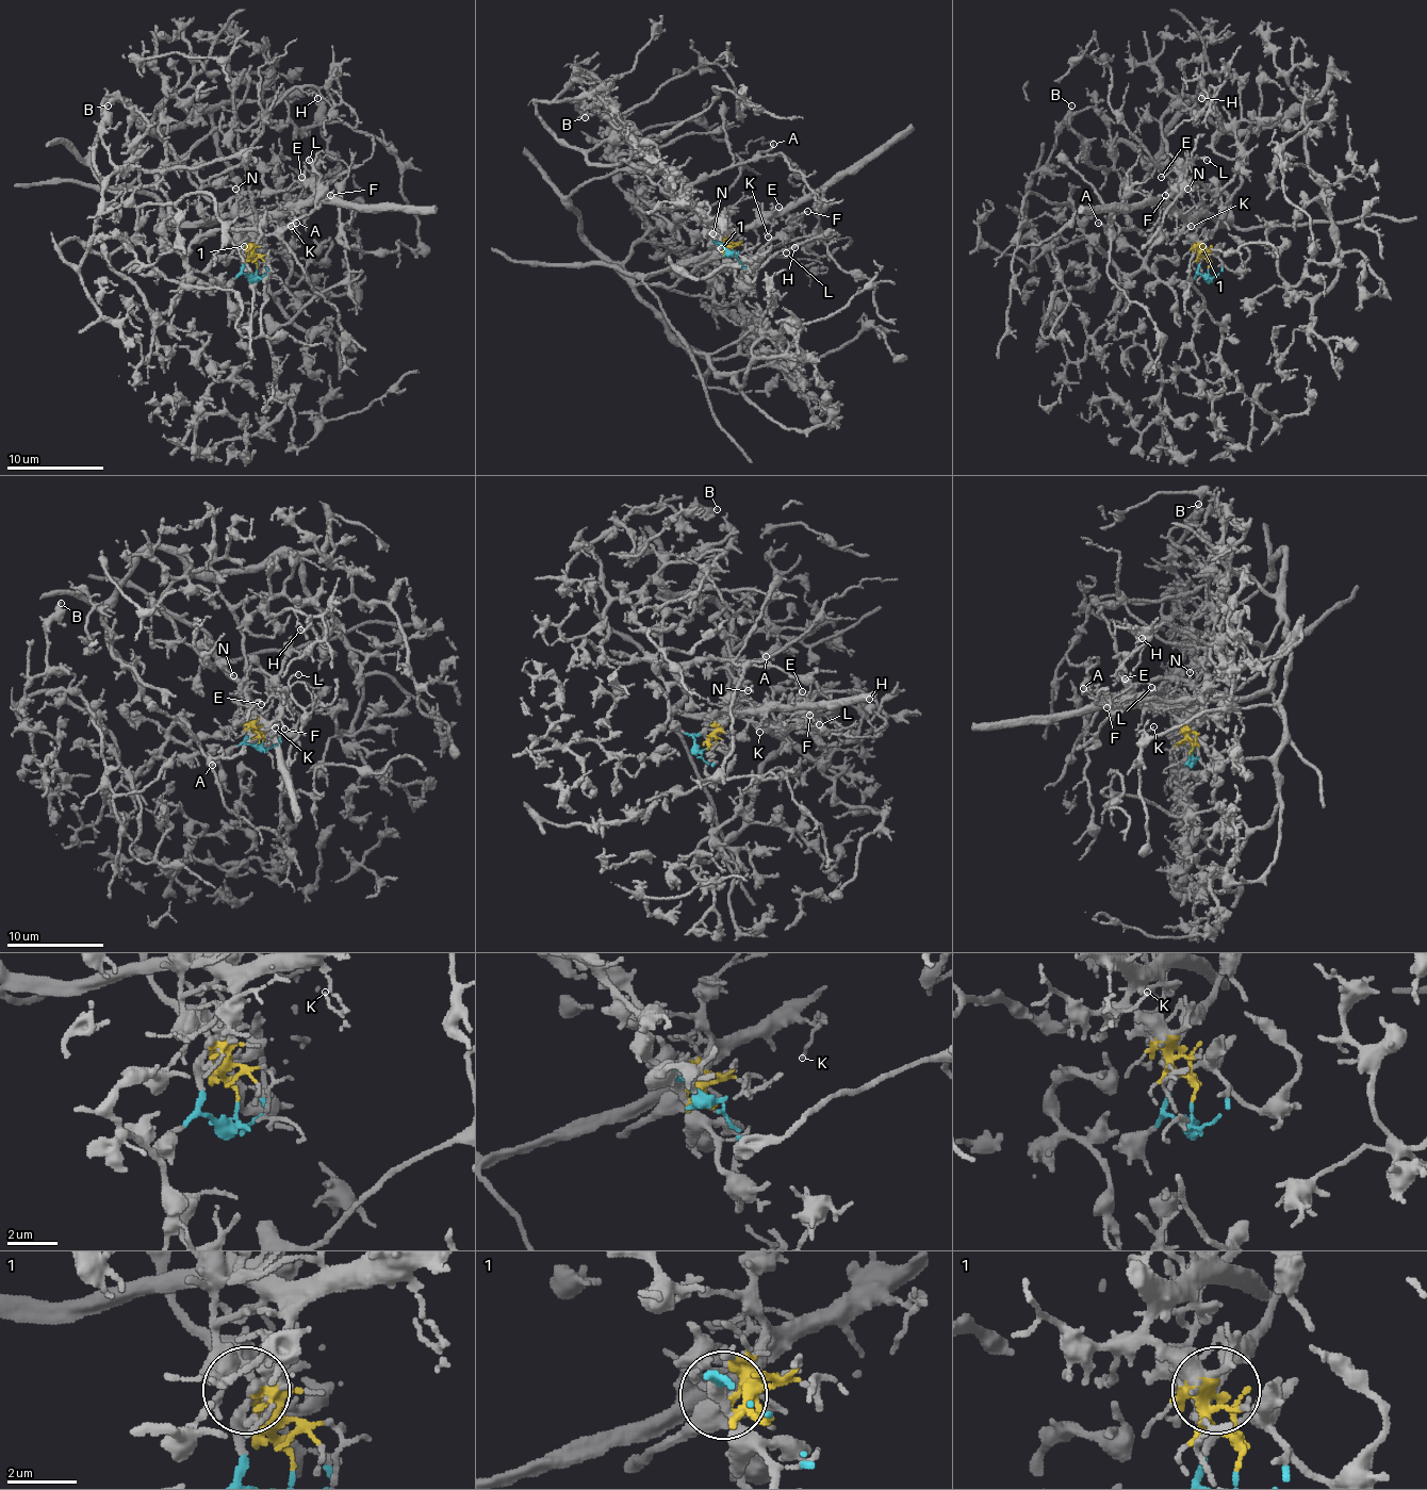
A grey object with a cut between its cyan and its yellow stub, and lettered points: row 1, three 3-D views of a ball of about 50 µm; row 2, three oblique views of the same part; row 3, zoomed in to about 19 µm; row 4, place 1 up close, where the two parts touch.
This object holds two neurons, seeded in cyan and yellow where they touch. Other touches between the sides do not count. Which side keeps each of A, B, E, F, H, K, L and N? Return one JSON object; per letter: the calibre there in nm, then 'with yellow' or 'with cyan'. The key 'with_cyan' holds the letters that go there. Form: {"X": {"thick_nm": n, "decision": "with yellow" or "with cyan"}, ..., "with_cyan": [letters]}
{"A": {"thick_nm": 140, "decision": "with cyan"}, "B": {"thick_nm": 240, "decision": "with cyan"}, "E": {"thick_nm": 100, "decision": "with yellow"}, "F": {"thick_nm": 140, "decision": "with yellow"}, "H": {"thick_nm": 150, "decision": "with cyan"}, "K": {"thick_nm": 100, "decision": "with yellow"}, "L": {"thick_nm": 120, "decision": "with yellow"}, "N": {"thick_nm": 120, "decision": "with cyan"}, "with_cyan": ["A", "B", "H", "N"]}

